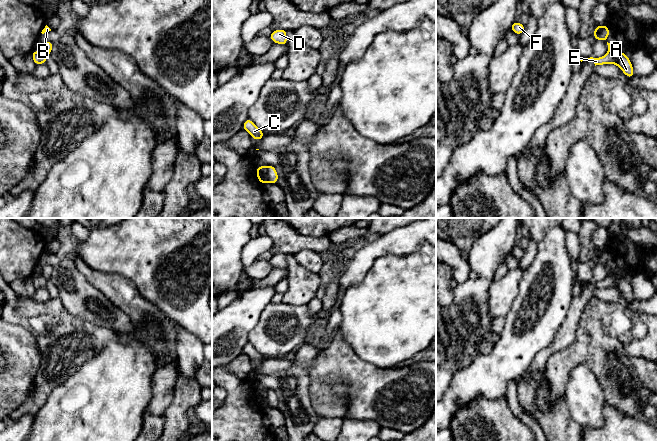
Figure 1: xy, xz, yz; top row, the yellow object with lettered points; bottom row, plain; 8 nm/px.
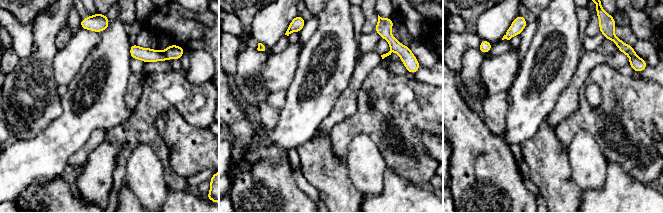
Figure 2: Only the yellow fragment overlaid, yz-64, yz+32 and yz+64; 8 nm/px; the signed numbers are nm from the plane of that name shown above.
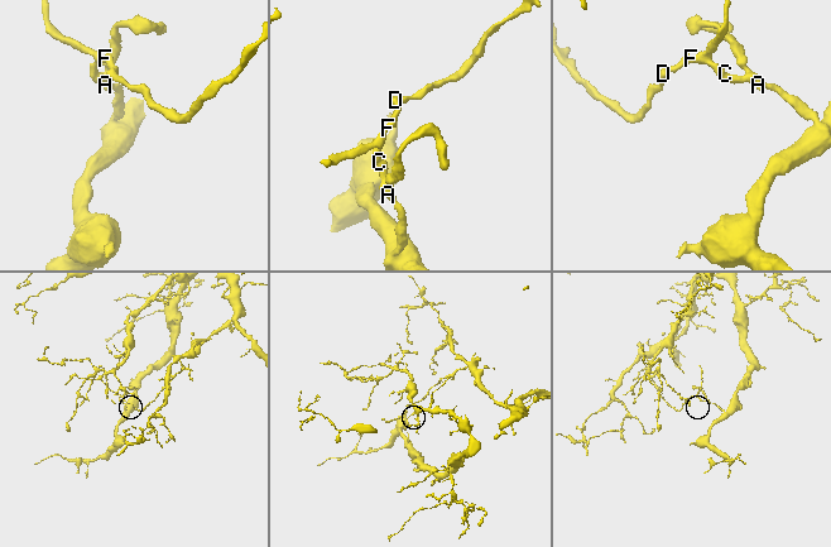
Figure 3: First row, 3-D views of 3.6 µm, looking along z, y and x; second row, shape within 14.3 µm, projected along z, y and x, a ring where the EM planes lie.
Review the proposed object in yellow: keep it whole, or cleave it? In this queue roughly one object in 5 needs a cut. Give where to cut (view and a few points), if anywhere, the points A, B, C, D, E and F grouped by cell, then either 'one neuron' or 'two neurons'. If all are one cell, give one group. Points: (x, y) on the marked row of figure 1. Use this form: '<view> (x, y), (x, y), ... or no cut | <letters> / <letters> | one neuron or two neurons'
yz (608, 51), (615, 56), (618, 64) | A B / C D E F | two neurons

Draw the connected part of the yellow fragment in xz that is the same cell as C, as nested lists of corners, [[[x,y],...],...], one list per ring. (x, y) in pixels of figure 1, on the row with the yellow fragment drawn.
[[[250,118],[245,120],[242,129],[246,130],[256,141],[260,141],[265,135],[265,133],[260,130]]]

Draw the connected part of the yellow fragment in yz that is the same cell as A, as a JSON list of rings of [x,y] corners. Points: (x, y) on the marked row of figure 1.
[[[607,42],[608,45],[608,52],[613,53],[617,60],[618,60],[618,66],[622,70],[622,72],[629,78],[634,77],[634,72],[633,72],[633,66],[626,55],[626,53],[619,52],[616,48],[614,48],[610,43]]]

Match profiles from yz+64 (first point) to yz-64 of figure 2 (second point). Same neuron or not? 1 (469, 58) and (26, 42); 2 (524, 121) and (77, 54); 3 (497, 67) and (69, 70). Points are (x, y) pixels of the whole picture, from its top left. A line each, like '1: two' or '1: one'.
1: two
2: two
3: one

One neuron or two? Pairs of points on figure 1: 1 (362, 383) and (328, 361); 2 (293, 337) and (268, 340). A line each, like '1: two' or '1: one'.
1: one
2: one

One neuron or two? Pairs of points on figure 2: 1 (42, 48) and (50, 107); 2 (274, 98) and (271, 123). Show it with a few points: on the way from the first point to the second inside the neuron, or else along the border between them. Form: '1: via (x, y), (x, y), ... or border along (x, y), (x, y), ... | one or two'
1: via (42, 63), (42, 92) | one
2: via (274, 104), (271, 108), (271, 117) | one

